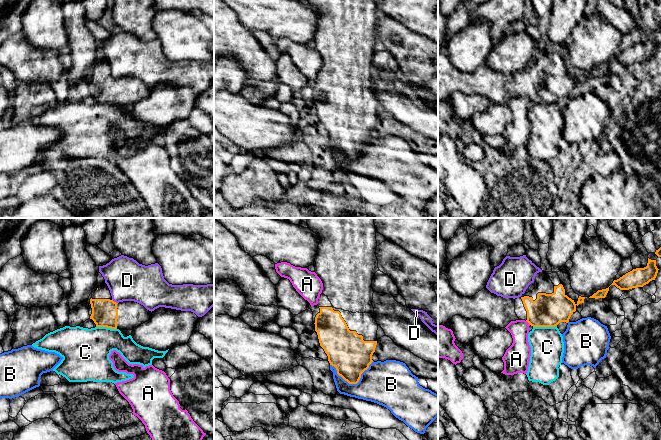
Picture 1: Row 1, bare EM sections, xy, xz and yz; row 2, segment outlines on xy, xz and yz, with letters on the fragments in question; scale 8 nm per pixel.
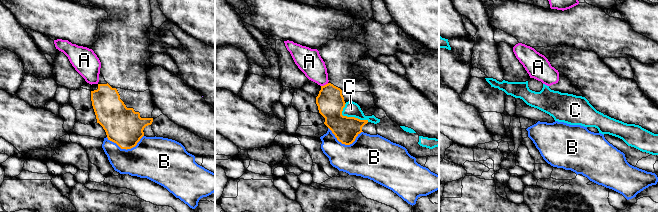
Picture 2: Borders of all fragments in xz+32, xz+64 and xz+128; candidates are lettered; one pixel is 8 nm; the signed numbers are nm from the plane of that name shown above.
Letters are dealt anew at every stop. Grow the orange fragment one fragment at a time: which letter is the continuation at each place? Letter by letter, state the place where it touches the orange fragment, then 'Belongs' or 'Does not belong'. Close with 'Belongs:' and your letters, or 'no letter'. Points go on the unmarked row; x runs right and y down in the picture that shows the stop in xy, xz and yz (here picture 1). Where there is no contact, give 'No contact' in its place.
A: Touches orange at yz (528, 98). Does not belong
B: Touches orange at xz (352, 159). Does not belong
C: Touches orange at yz (544, 102). Does not belong
D: Touches orange at xy (115, 78). Does not belong
Belongs: no letter

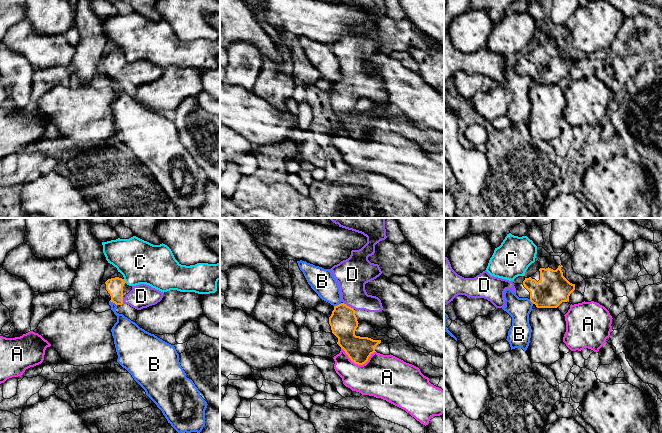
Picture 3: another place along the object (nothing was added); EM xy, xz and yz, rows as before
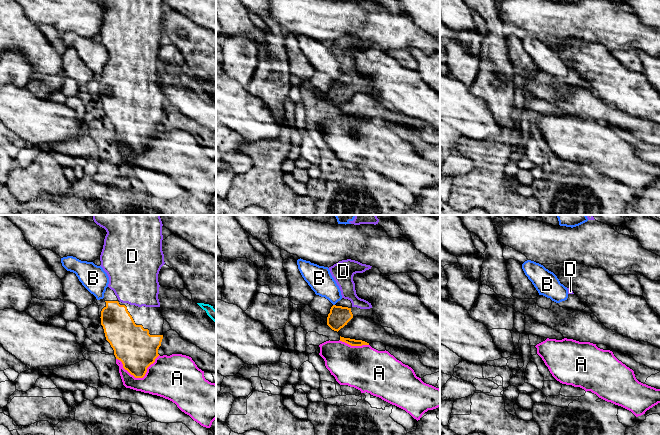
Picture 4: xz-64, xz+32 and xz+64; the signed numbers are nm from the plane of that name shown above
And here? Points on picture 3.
A: Touches orange at xz (357, 139). Does not belong
B: Touches orange at xz (337, 81). Does not belong
C: Touches orange at xy (124, 57). Does not belong
D: Touches orange at xz (348, 82). Belongs
Belongs: D

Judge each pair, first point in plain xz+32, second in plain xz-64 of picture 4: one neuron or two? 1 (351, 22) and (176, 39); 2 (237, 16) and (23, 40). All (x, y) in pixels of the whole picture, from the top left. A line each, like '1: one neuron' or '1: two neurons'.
1: two neurons
2: one neuron

